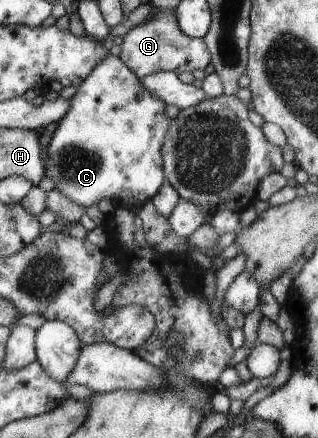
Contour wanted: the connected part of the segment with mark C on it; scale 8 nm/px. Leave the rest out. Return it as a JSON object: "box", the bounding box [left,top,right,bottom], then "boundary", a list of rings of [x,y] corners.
{"box":[45,54,172,212],"boundary":[[[110,54],[78,86],[70,102],[67,116],[46,132],[52,137],[45,139],[46,177],[56,183],[54,189],[84,208],[109,198],[116,208],[137,212],[169,183],[164,170],[163,144],[172,120],[164,113],[165,102],[154,97],[120,57]]]}

